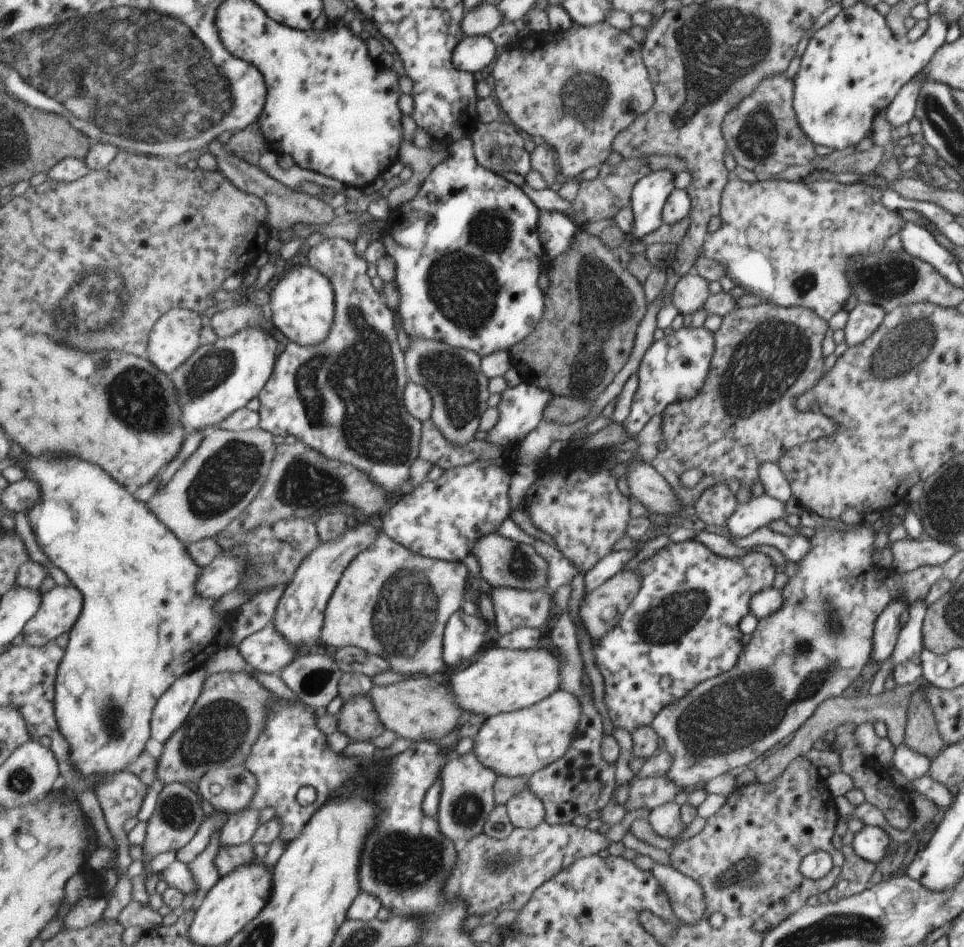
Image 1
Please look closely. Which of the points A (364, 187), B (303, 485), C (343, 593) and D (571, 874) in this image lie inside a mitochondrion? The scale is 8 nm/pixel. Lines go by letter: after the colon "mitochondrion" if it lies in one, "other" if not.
A: other
B: mitochondrion
C: other
D: other

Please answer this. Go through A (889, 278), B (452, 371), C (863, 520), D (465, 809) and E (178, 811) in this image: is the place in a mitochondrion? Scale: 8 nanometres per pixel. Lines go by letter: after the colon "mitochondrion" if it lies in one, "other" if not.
A: mitochondrion
B: mitochondrion
C: other
D: mitochondrion
E: mitochondrion

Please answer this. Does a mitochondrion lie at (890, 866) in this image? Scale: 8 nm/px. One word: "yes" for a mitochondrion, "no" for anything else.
no

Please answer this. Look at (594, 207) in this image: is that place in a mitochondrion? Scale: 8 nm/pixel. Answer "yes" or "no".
no

